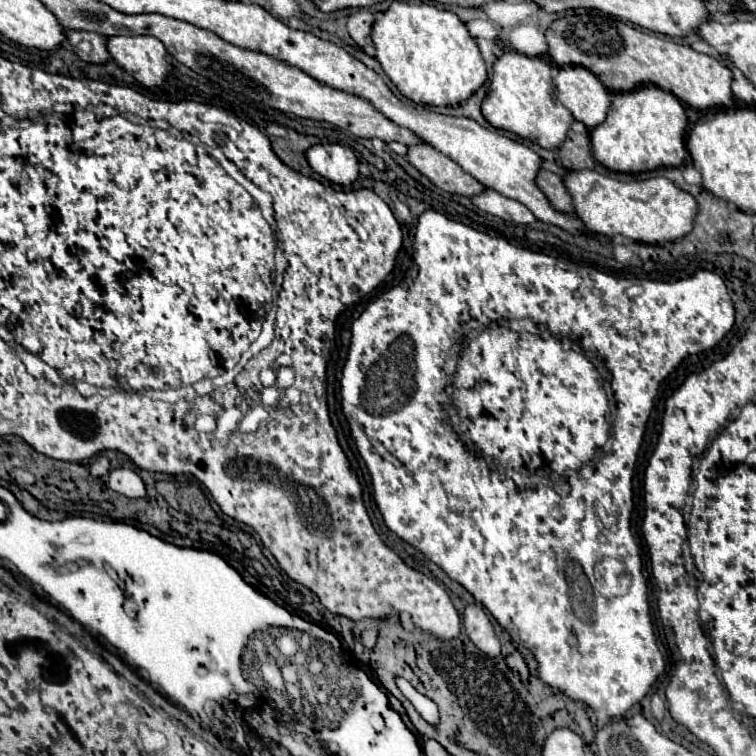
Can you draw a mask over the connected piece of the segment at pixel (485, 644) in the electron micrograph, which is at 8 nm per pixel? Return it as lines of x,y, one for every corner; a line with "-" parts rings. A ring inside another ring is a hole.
468,604
464,610
464,632
468,638
488,656
500,656
500,642
494,634
494,628
482,608
476,604

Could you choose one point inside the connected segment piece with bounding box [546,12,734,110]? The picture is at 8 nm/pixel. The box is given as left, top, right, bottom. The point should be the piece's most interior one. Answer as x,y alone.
625,57

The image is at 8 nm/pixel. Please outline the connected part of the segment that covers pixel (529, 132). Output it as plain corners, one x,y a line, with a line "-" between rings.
506,52
494,62
492,82
482,102
482,114
494,128
514,132
542,148
558,148
574,122
568,108
556,102
552,66
544,58
530,58
518,52

